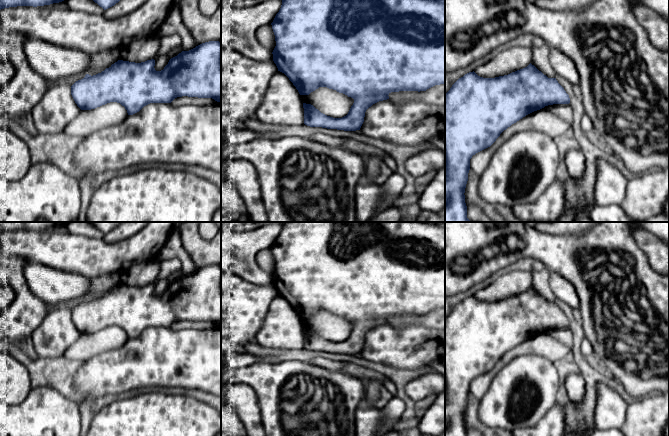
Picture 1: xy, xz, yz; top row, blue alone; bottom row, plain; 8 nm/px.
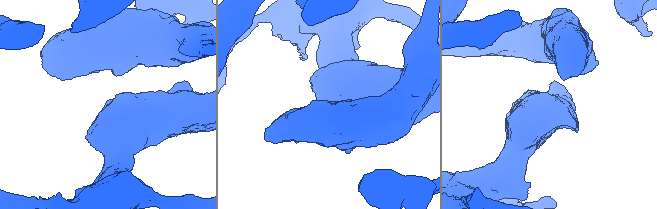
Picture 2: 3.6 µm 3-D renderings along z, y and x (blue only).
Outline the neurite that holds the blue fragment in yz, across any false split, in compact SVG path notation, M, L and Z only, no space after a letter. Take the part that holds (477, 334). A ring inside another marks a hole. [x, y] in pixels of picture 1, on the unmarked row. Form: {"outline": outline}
{"outline": "M531 287L523 293L495 302L483 302L474 295L459 302L445 317L445 436L467 436L464 417L473 379L490 371L504 354L526 339L548 329L569 327L569 319L556 302L548 302Z"}

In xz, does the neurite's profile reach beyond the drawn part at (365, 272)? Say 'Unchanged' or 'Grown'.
Unchanged

